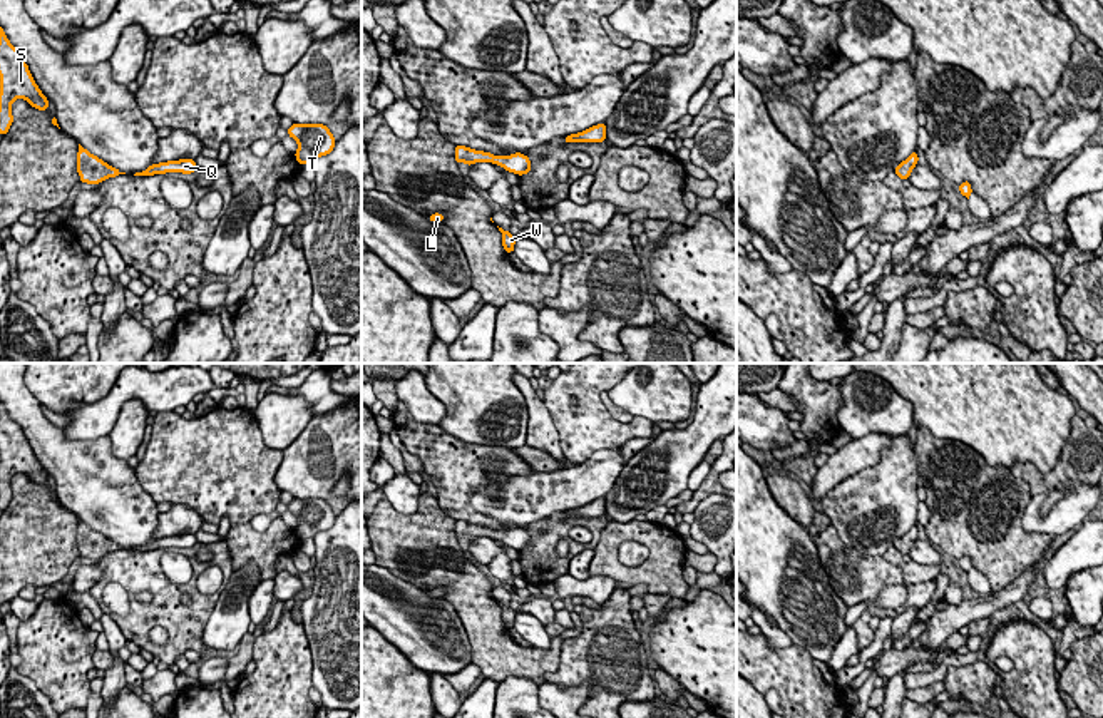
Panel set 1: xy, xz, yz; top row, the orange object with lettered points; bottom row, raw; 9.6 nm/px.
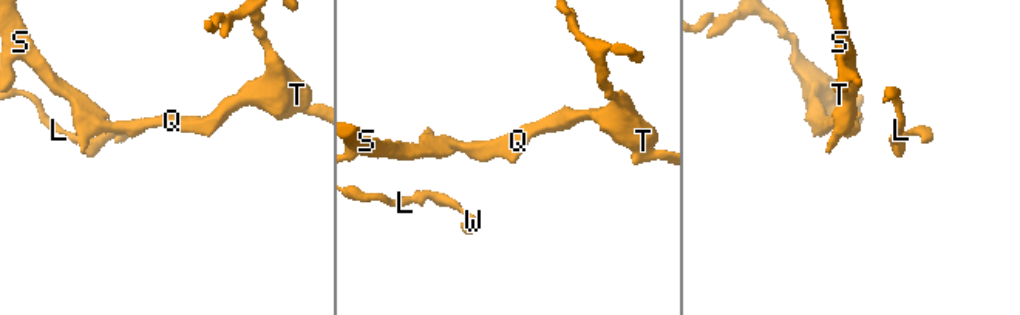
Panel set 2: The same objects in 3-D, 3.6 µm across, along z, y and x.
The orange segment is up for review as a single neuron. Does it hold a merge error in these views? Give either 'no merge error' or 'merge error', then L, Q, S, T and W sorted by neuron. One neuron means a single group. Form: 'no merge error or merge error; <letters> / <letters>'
no merge error; L Q S T W

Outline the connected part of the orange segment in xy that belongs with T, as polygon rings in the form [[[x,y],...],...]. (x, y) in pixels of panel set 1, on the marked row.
[[[293,124],[288,136],[298,142],[295,157],[298,164],[313,164],[315,159],[328,156],[335,149],[335,137],[323,124]]]

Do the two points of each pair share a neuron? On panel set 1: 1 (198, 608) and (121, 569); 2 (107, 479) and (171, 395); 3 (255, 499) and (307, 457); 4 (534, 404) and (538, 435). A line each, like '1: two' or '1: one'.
1: one
2: two
3: two
4: one

